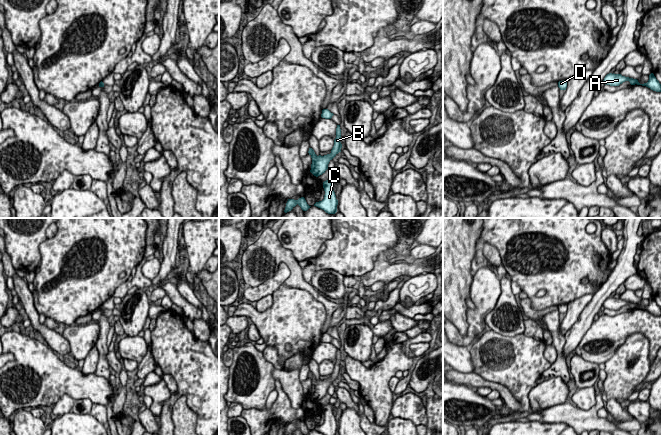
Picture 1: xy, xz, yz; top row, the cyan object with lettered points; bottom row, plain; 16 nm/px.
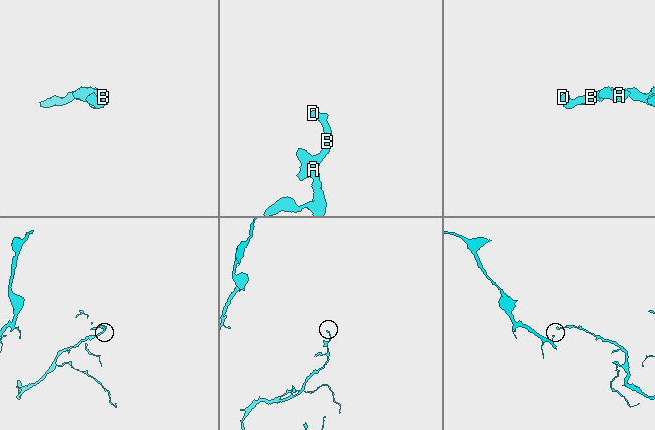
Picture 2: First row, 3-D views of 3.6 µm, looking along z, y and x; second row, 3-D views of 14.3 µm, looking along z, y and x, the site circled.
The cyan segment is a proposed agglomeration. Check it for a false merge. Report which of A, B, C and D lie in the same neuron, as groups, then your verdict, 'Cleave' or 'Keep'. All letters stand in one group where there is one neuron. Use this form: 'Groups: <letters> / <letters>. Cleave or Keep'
Groups: A B C D. Keep

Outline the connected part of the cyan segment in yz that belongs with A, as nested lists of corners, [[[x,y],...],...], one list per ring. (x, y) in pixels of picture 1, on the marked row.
[[[614,73],[607,74],[603,80],[605,85],[610,85],[610,86],[619,86],[625,81],[629,81],[631,85],[635,85],[635,84],[642,85],[650,88],[653,91],[661,92],[661,84],[656,79],[653,73],[649,75],[648,82],[644,84],[640,84],[637,79],[625,77],[622,76],[621,74],[614,74]]]

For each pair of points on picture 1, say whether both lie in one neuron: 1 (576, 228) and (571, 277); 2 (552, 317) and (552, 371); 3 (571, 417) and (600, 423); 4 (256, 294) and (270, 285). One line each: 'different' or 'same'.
1: same
2: same
3: same
4: same

